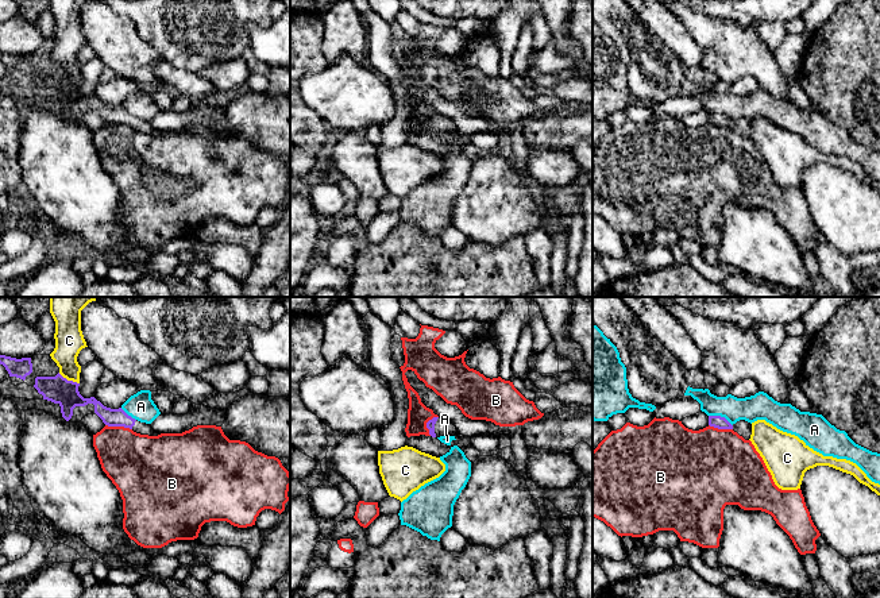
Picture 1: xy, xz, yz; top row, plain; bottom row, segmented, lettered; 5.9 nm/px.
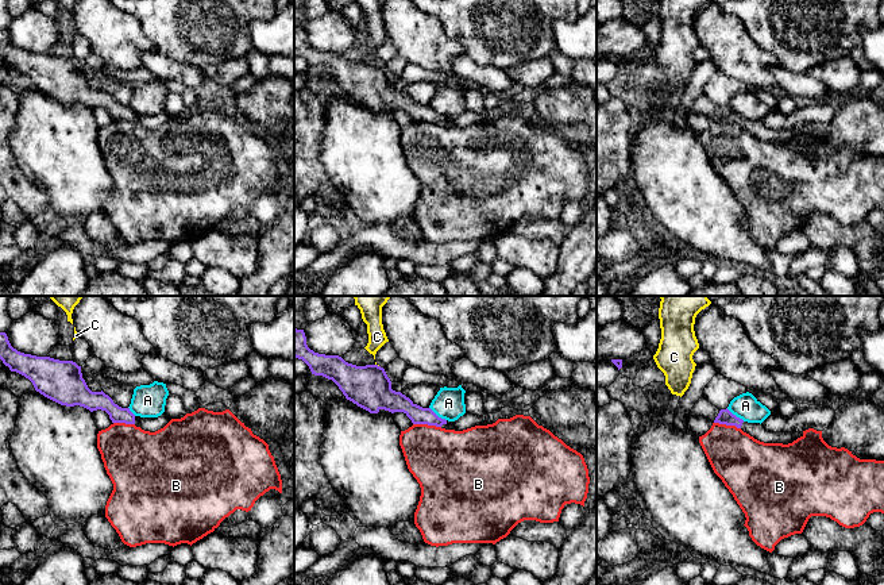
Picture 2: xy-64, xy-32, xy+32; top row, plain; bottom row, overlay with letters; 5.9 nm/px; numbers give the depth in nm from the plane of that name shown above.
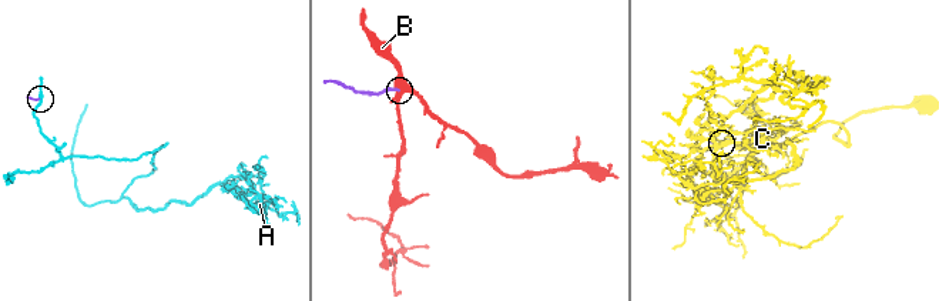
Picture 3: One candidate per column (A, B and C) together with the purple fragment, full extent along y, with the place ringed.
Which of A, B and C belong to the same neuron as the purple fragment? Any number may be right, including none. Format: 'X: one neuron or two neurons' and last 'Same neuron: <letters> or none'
A: two neurons
B: two neurons
C: two neurons
Same neuron: none

